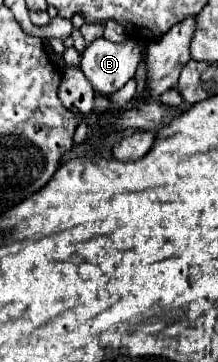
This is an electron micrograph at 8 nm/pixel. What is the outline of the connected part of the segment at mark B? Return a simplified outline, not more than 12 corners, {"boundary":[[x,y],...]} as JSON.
{"boundary":[[99,38],[79,68],[109,96],[135,76],[141,48]]}

